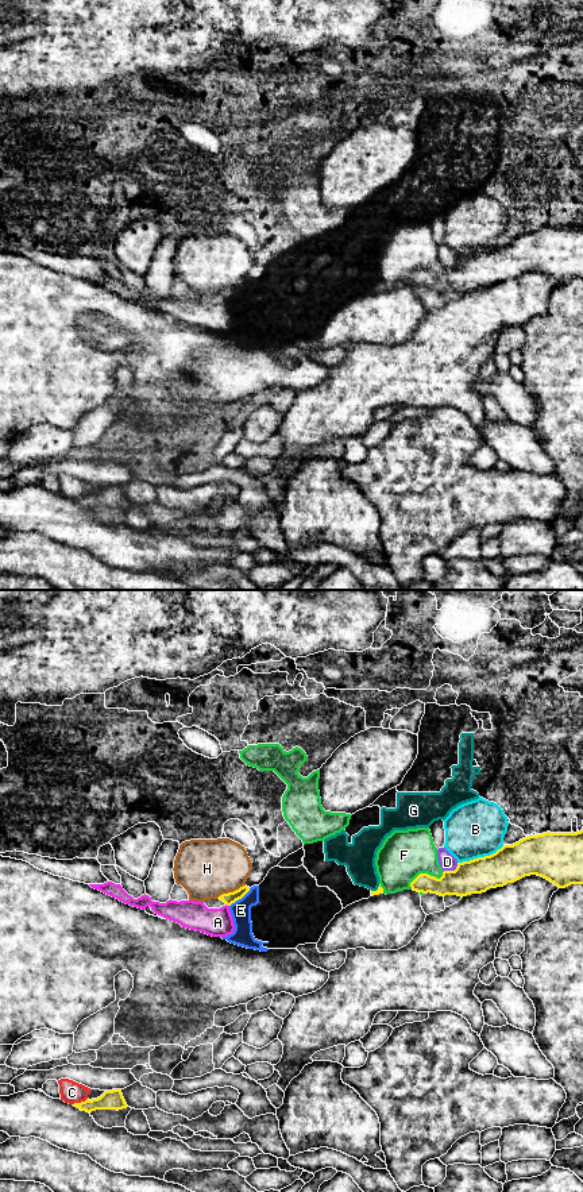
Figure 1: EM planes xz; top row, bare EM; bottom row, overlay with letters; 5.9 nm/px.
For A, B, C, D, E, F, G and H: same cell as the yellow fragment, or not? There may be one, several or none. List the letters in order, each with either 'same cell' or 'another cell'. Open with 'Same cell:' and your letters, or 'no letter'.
Same cell: no letter
A: another cell
B: another cell
C: another cell
D: another cell
E: another cell
F: another cell
G: another cell
H: another cell

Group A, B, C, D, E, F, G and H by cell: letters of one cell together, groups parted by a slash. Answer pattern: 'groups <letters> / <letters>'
groups A / B / C / D / E G / F / H

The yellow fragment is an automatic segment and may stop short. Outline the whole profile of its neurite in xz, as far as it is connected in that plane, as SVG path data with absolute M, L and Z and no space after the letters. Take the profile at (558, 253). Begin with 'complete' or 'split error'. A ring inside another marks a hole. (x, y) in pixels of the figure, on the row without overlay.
complete | M583 225L529 231L490 251L457 258L455 266L444 266L440 274L420 269L410 282L422 289L463 293L530 270L541 271L559 283L583 279Z

